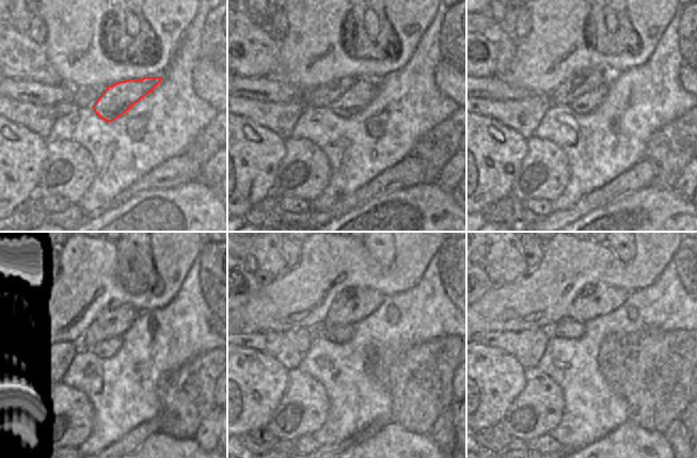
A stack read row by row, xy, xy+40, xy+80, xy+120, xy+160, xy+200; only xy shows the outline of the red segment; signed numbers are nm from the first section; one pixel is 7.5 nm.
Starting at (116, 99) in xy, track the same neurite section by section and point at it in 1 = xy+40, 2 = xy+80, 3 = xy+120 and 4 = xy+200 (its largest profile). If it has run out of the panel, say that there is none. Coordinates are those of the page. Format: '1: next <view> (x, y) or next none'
1: next xy+40 (355, 99)
2: next xy+80 (586, 104)
3: next xy+120 (106, 348)
4: next xy+200 (568, 328)

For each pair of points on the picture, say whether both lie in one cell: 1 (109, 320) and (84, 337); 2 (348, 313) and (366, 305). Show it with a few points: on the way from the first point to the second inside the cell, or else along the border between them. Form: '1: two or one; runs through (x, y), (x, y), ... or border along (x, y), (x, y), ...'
1: one; runs through (103, 327), (91, 335)
2: one; runs through (352, 312), (362, 305)

